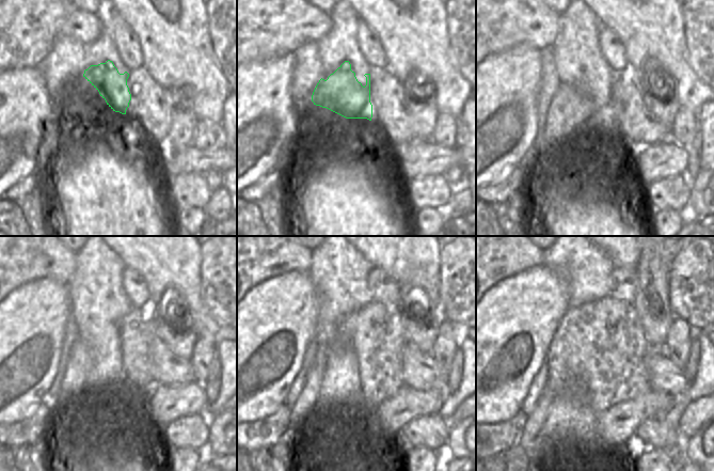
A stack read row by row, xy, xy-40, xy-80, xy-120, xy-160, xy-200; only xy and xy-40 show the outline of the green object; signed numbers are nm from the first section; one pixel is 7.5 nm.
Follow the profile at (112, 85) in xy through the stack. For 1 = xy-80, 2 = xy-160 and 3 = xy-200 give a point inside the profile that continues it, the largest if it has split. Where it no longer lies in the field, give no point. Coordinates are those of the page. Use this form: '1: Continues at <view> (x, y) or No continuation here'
1: Continues at xy-80 (571, 109)
2: Continues at xy-160 (333, 379)
3: Continues at xy-200 (535, 421)

